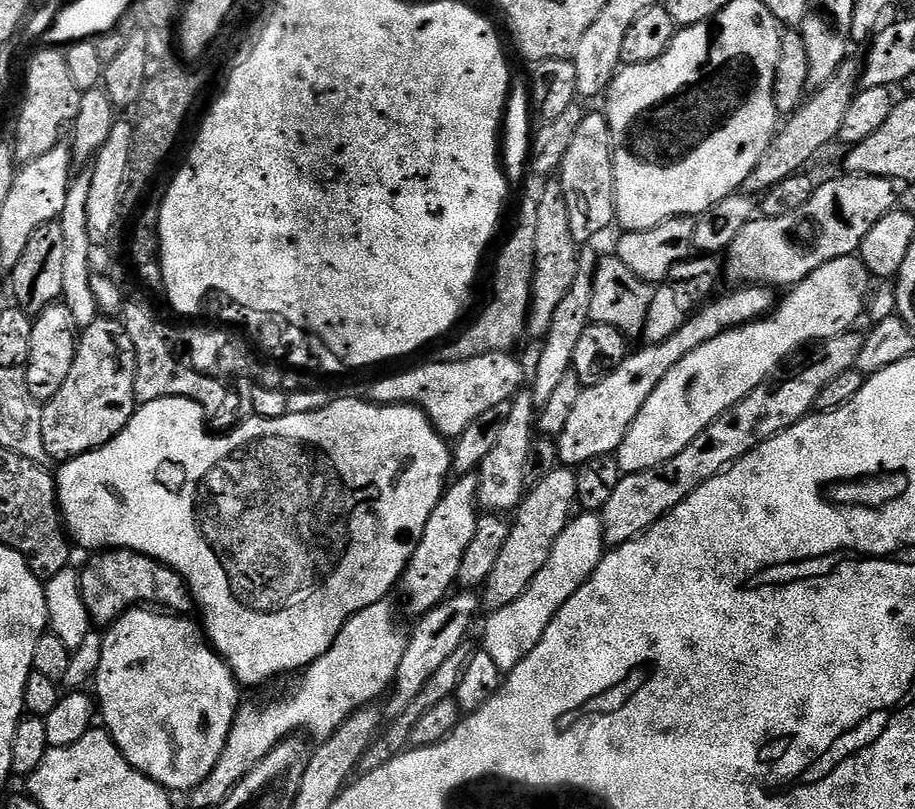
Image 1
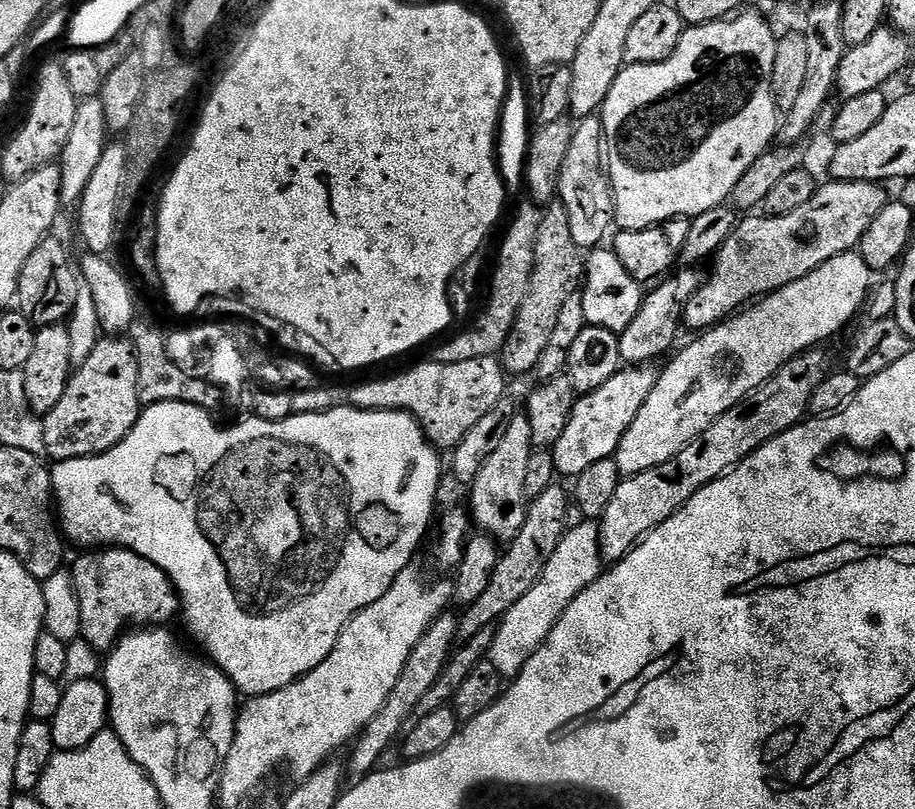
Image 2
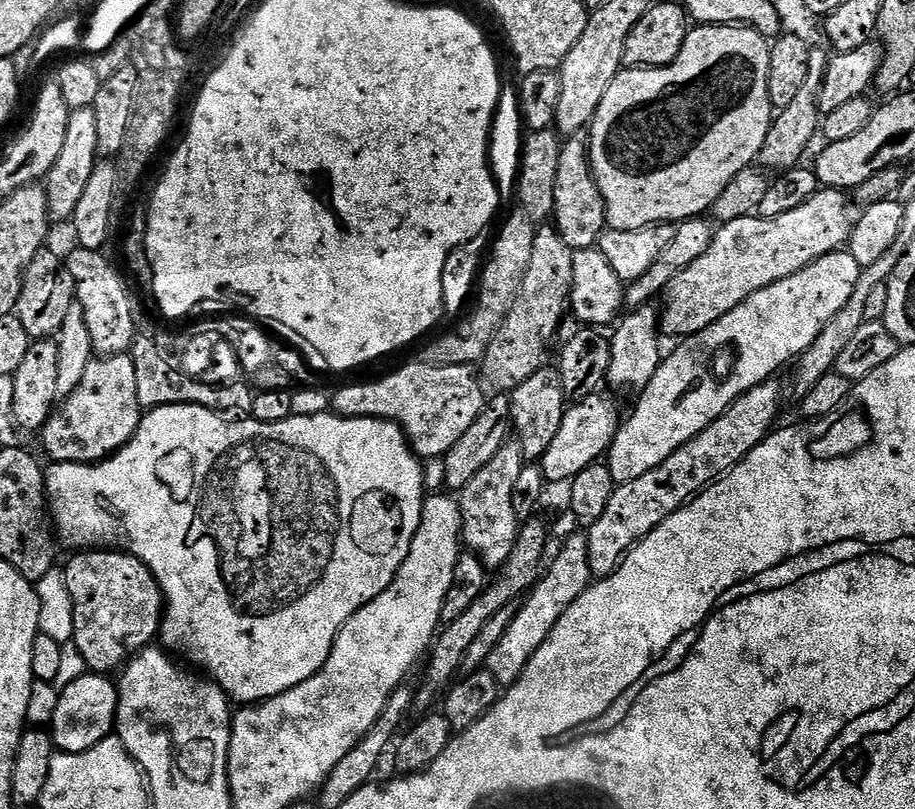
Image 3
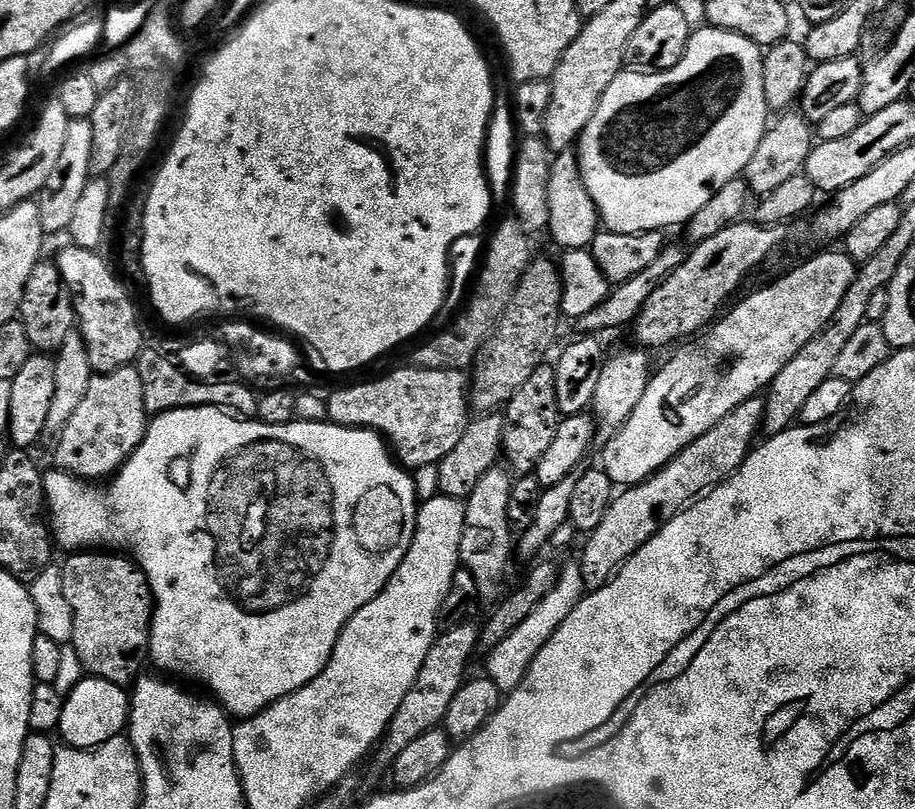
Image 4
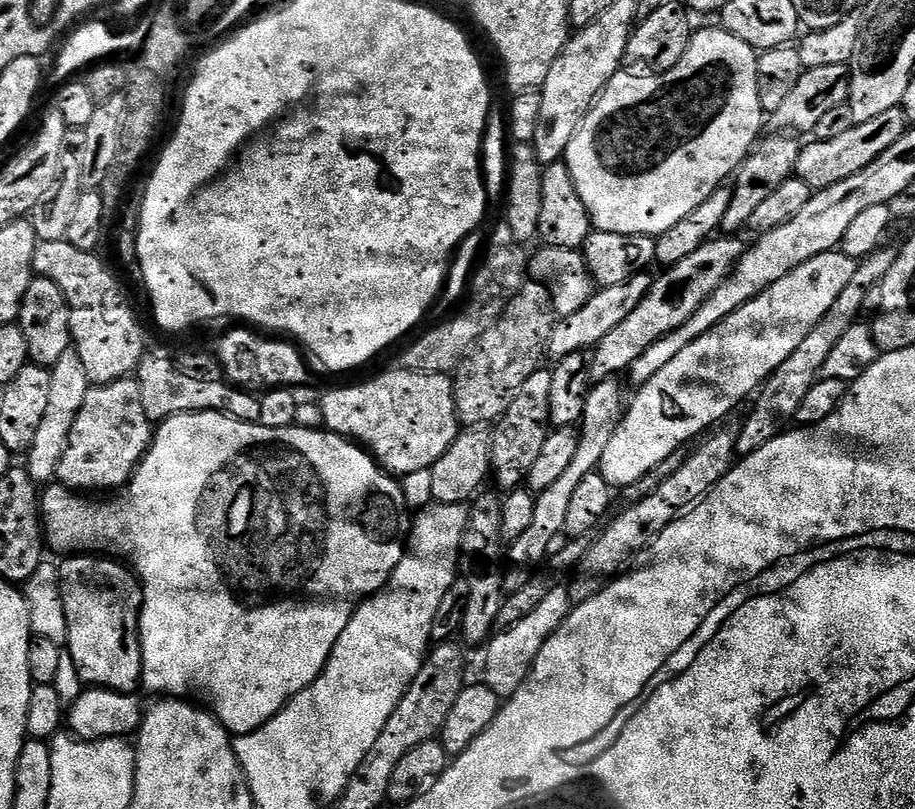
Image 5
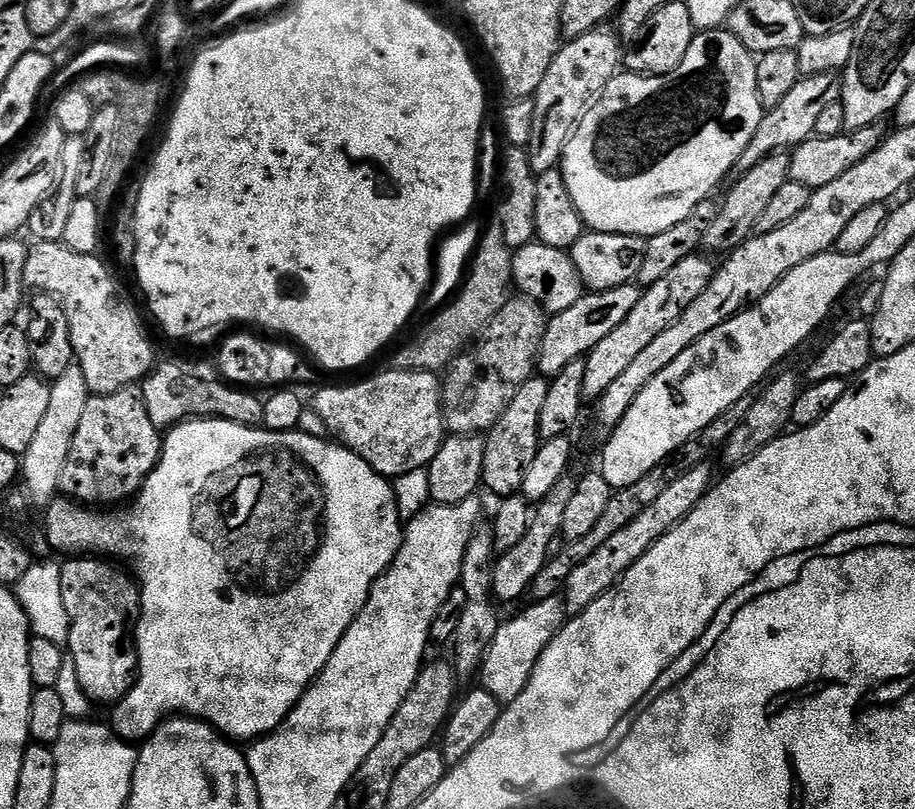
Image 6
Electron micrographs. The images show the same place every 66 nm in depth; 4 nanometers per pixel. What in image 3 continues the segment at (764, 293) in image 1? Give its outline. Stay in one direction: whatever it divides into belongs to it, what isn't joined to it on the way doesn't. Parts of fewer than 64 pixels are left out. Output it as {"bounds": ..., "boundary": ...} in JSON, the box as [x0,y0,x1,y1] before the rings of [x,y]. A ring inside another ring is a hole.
{"bounds":[538,394,618,485],"boundary":[[[597,394],[586,398],[565,411],[562,426],[558,429],[558,434],[554,434],[554,442],[550,442],[546,454],[538,461],[540,469],[544,472],[544,479],[549,485],[567,485],[575,476],[582,474],[586,466],[597,463],[612,445],[618,427],[616,404],[604,395]]]}

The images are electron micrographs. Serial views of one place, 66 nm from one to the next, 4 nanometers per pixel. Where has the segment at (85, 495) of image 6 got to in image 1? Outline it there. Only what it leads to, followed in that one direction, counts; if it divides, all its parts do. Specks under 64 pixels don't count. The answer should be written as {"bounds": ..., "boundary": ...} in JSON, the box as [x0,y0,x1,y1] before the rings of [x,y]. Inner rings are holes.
{"bounds":[42,318,138,462],"boundary":[[[97,318],[87,330],[79,333],[74,366],[62,390],[43,405],[42,441],[50,460],[67,462],[109,444],[136,413],[138,405],[134,394],[135,381],[136,355],[134,342],[130,342],[130,334],[126,334],[124,325],[119,319]]]}

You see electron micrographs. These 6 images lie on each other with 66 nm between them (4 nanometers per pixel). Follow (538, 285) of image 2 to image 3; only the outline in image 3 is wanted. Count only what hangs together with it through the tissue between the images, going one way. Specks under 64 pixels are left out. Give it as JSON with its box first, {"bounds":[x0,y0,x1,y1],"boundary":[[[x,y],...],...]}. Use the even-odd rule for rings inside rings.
{"bounds":[482,226,574,390],"boundary":[[[554,226],[537,227],[534,254],[530,258],[526,278],[522,278],[518,298],[496,331],[482,361],[482,372],[489,385],[497,384],[500,387],[497,389],[511,390],[522,386],[530,374],[538,374],[538,370],[545,367],[548,347],[564,320],[564,312],[566,316],[570,308],[574,282],[573,251],[566,246],[562,234]]]}

